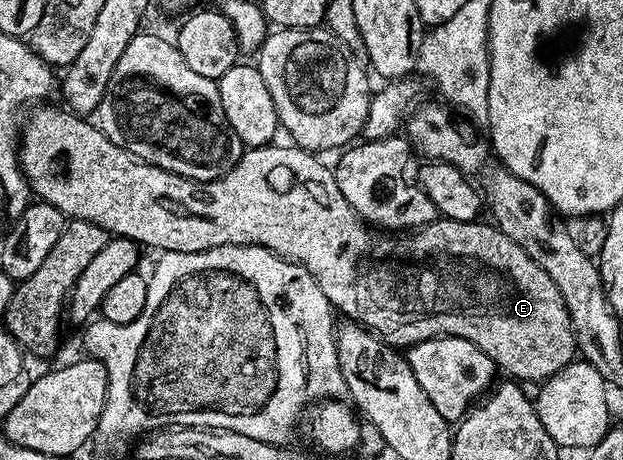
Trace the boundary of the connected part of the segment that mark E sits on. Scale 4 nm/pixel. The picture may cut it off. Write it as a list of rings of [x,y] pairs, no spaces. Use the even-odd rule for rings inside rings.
[[[37,105],[32,108],[29,120],[24,120],[23,126],[19,131],[19,166],[21,172],[25,174],[25,179],[29,183],[30,192],[40,202],[49,203],[55,209],[59,209],[69,219],[82,219],[91,221],[99,225],[110,236],[119,239],[130,239],[135,244],[145,247],[158,247],[158,252],[178,251],[179,253],[199,253],[212,247],[265,247],[273,251],[276,255],[281,255],[285,259],[290,259],[292,263],[298,263],[311,277],[315,277],[315,285],[323,289],[323,297],[338,312],[345,314],[346,320],[360,323],[366,331],[372,331],[374,335],[380,337],[388,346],[394,349],[408,349],[417,343],[422,343],[428,339],[438,339],[444,335],[451,337],[463,337],[471,341],[487,357],[491,357],[494,368],[506,371],[506,376],[514,380],[522,381],[526,379],[534,385],[549,379],[552,375],[559,373],[569,363],[572,363],[578,354],[577,338],[573,335],[571,317],[567,313],[567,305],[555,289],[555,281],[547,277],[547,273],[538,263],[531,261],[507,233],[503,233],[492,222],[474,221],[455,221],[439,217],[434,223],[428,223],[422,227],[415,227],[412,231],[404,233],[382,233],[374,229],[365,220],[358,217],[355,209],[343,197],[343,193],[337,184],[337,176],[334,168],[324,163],[324,158],[318,157],[314,152],[307,151],[303,147],[288,145],[289,147],[277,147],[278,145],[266,145],[264,147],[250,147],[242,154],[241,159],[223,177],[212,179],[210,183],[200,183],[197,179],[188,179],[182,175],[171,173],[162,167],[156,167],[150,163],[145,163],[142,159],[137,159],[130,151],[115,145],[101,132],[100,126],[89,124],[88,118],[82,117],[68,109],[57,107],[45,107],[49,105]]]

